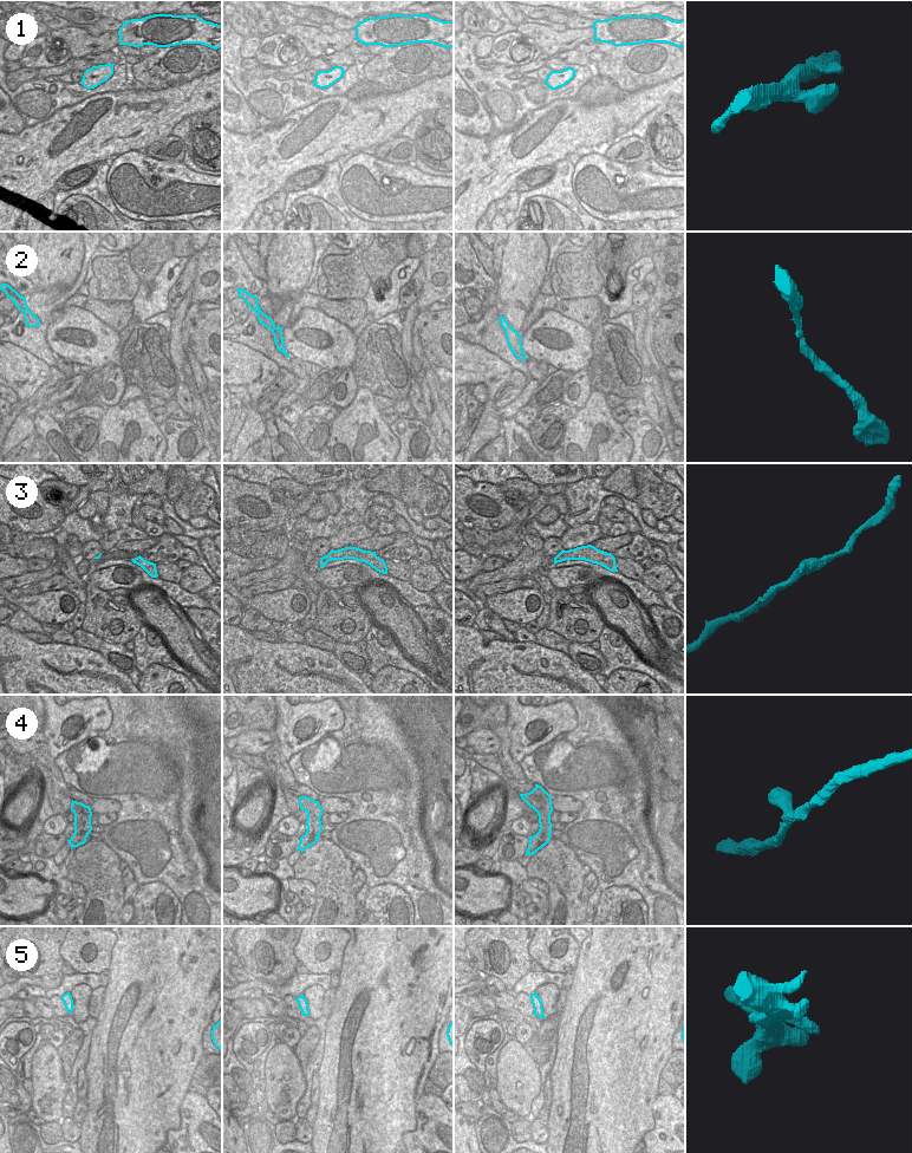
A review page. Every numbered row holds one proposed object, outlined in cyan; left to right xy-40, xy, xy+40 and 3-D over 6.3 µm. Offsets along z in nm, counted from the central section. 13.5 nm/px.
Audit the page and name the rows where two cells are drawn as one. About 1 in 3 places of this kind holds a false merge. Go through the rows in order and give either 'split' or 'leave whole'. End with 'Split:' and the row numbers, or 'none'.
1: leave whole
2: leave whole
3: split
4: leave whole
5: leave whole
Split: 3

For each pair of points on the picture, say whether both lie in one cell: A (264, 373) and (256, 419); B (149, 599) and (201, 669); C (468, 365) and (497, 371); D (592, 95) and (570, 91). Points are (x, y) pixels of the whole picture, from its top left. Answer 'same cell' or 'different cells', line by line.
A: same cell
B: same cell
C: same cell
D: different cells

